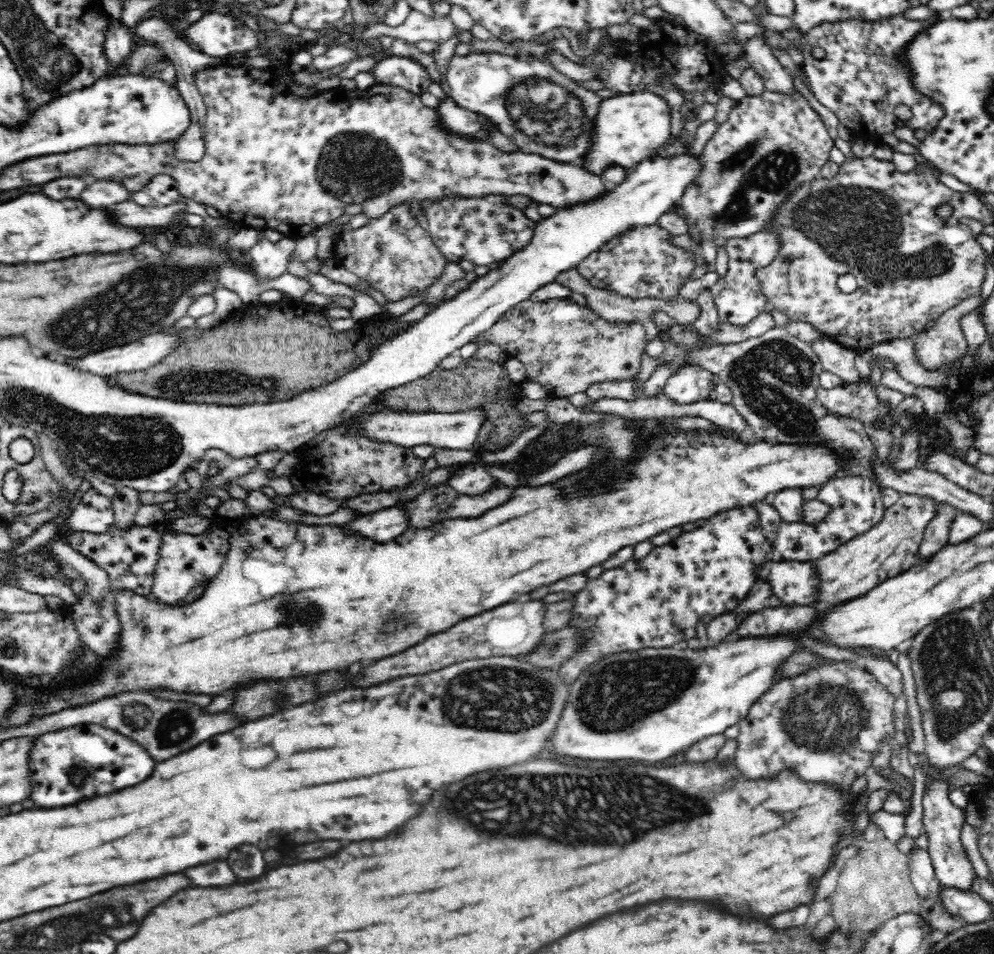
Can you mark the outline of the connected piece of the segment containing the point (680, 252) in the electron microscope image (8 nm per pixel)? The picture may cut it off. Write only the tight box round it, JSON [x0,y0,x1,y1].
[577,224,695,301]

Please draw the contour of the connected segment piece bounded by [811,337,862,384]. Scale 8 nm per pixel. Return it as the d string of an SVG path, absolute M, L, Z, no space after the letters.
M824 337L811 344L821 360L822 369L836 374L844 384L859 383L862 378L854 366L854 351L833 339Z

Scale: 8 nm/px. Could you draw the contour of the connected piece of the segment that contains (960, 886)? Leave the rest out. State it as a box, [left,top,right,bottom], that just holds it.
[907,726,978,890]

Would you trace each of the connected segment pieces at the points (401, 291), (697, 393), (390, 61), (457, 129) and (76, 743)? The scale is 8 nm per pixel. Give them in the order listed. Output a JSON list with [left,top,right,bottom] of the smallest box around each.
[[339,203,448,302],[665,364,715,403],[373,56,433,95],[434,96,497,142],[30,724,156,808]]

